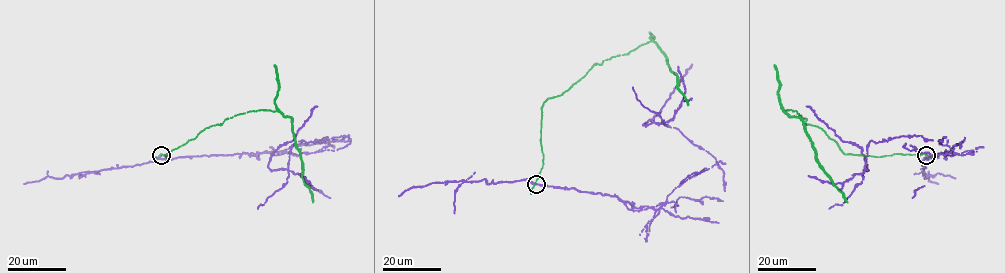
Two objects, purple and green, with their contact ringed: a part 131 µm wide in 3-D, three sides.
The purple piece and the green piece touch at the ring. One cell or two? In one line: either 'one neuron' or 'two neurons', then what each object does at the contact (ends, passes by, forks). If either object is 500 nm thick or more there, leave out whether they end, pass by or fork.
two neurons; purple ends there; green ends there

